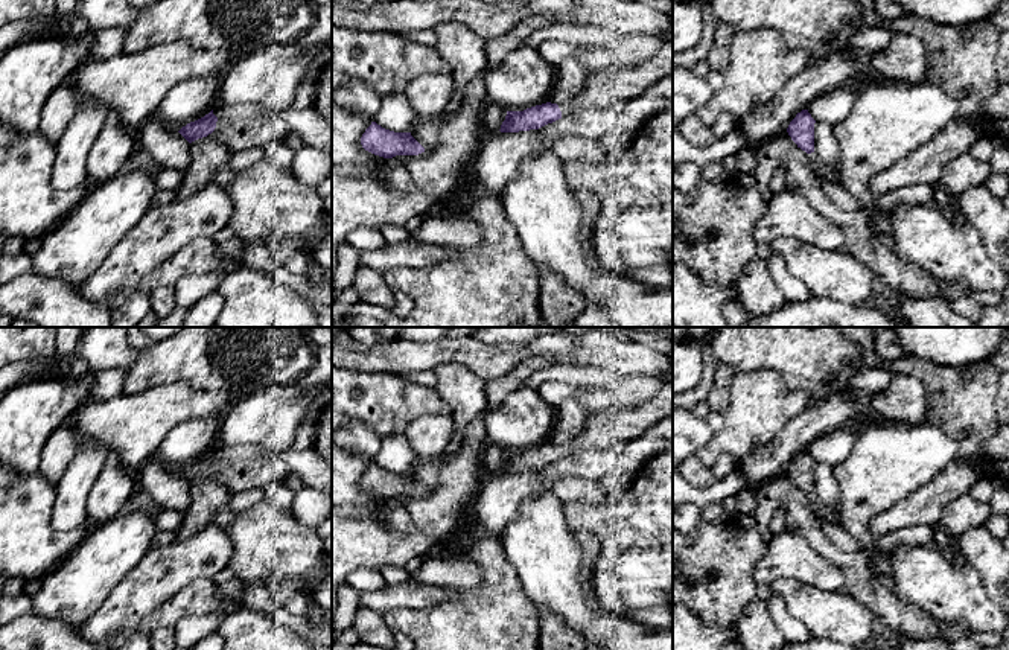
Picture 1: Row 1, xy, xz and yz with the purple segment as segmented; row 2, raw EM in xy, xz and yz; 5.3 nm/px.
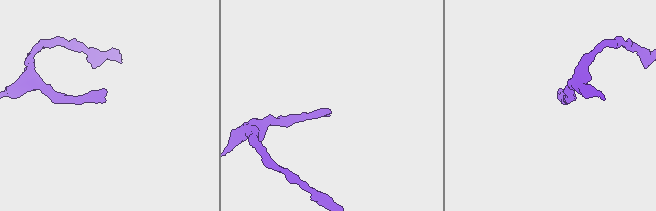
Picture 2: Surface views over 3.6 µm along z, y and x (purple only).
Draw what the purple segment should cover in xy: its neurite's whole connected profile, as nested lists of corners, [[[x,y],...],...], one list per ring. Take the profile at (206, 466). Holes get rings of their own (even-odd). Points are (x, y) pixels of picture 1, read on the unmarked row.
[[[250,444],[215,448],[208,455],[187,464],[178,473],[189,484],[210,476],[231,495],[256,487],[265,489],[289,475],[277,455]]]

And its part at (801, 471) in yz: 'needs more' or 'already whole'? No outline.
already whole

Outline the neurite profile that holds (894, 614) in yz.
[[[787,472],[755,490],[755,501],[756,510],[752,515],[738,515],[738,522],[764,534],[775,511],[782,507],[787,515],[787,530],[802,536],[819,556],[840,568],[845,575],[845,591],[871,609],[881,630],[899,632],[910,638],[945,639],[936,620],[880,581],[880,574],[864,550],[845,553],[823,534],[817,508]]]

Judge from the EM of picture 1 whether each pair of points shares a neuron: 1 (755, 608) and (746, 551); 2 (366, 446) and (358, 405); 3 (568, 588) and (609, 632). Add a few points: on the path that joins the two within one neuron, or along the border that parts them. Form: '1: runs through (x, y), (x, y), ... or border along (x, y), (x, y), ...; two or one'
1: border along (755, 597), (734, 623); two
2: border along (347, 423), (362, 420), (381, 440); two
3: runs through (572, 600), (597, 624); one

